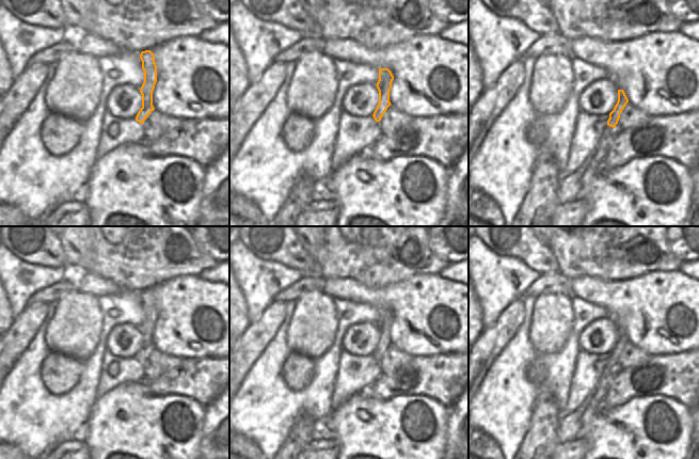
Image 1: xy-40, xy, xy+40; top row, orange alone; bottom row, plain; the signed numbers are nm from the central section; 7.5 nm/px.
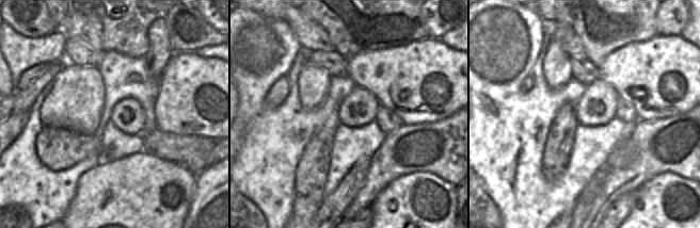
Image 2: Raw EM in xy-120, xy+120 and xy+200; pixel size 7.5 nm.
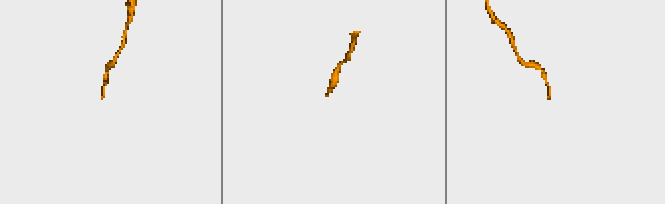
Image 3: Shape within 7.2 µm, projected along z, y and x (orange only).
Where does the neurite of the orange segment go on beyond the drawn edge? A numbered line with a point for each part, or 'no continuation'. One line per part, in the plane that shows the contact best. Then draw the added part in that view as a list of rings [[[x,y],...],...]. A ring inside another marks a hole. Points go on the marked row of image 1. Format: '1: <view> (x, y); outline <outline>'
1: xy+40 (569, 188); outline [[[598,122],[594,129],[600,137],[599,144],[574,173],[560,179],[558,203],[572,203],[578,199],[584,176],[587,173],[602,171],[601,165],[609,151],[609,146],[620,131],[618,124],[613,128],[607,125],[607,122]]]

